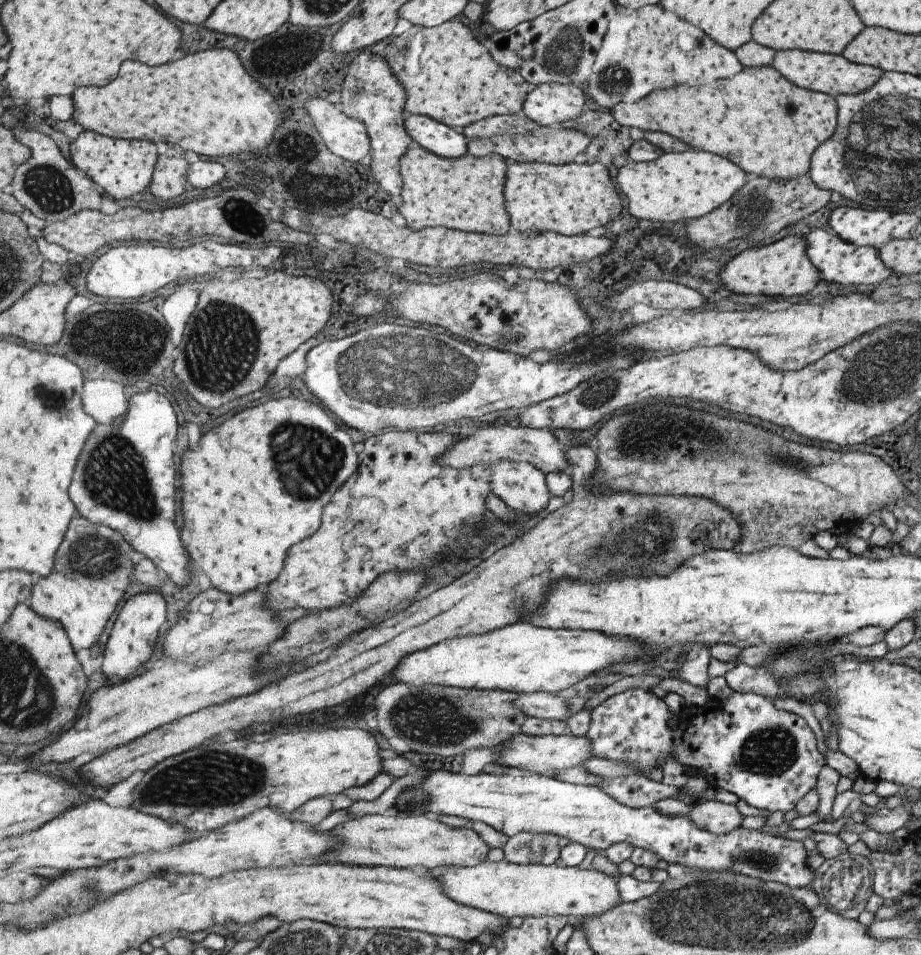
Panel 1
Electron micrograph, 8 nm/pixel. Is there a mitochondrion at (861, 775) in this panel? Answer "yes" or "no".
no

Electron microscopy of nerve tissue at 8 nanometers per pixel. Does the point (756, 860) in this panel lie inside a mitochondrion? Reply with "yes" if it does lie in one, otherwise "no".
yes

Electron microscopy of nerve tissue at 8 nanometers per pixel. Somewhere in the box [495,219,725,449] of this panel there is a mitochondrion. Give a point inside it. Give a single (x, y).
(585, 399)

